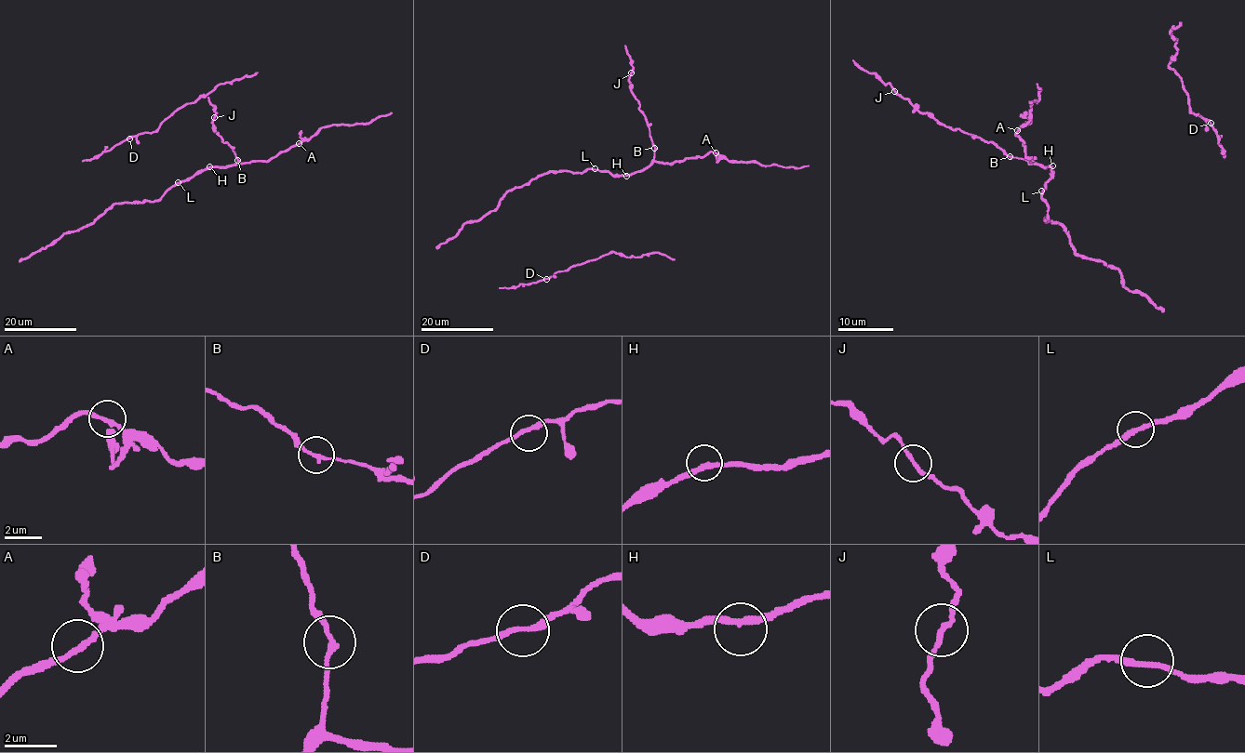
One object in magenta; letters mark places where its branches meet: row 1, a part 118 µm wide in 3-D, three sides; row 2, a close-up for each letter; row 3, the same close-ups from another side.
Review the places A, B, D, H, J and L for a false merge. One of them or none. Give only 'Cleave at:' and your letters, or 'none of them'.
Cleave at: J

